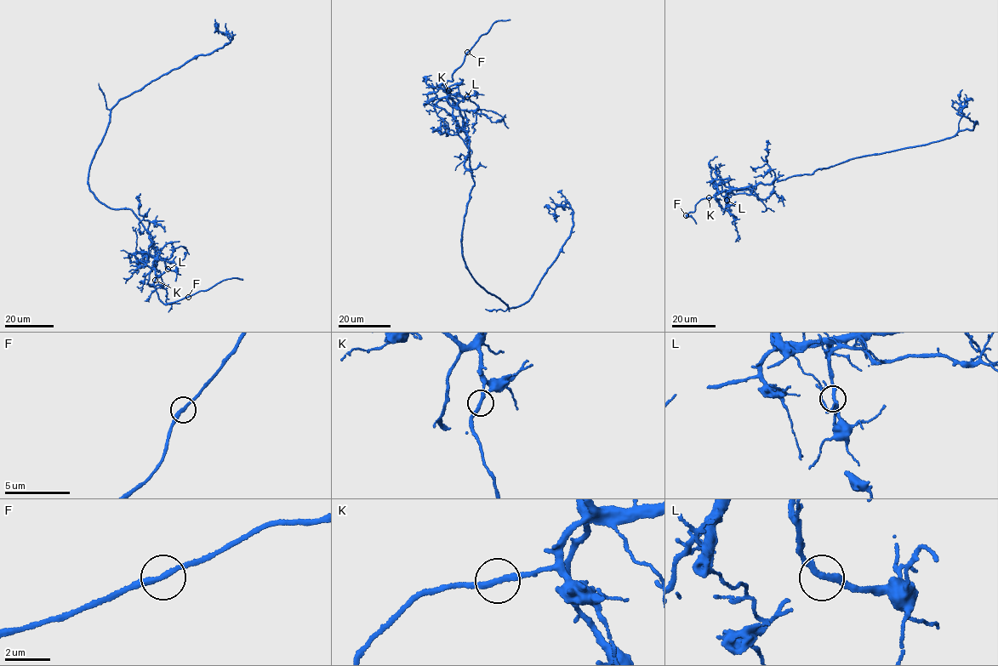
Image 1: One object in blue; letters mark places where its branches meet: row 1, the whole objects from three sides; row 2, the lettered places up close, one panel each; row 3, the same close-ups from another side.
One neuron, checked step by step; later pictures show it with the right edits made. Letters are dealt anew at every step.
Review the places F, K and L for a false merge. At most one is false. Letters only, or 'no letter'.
no letter

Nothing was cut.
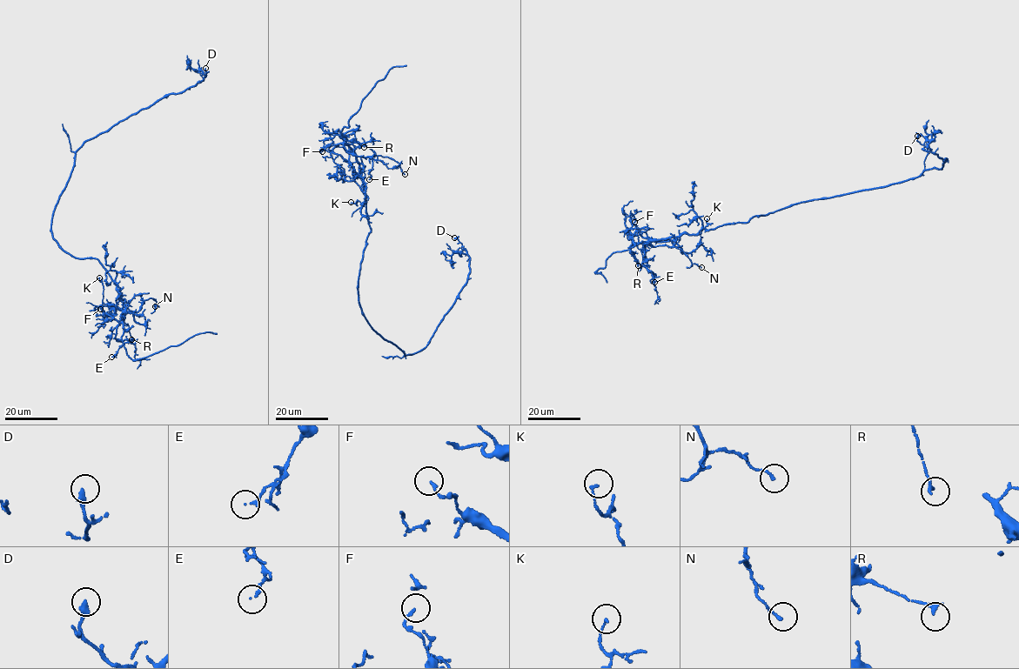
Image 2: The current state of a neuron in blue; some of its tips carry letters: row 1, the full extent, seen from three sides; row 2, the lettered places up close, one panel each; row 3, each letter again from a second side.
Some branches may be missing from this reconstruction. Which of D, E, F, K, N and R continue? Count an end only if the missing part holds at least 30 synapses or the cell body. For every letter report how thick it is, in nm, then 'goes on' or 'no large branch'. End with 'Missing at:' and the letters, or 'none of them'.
D: calibre 320 nm; no large branch
E: calibre 120 nm; no large branch
F: calibre 110 nm; no large branch
K: calibre 120 nm; no large branch
N: calibre 130 nm; no large branch
R: calibre 180 nm; no large branch
Missing at: none of them

